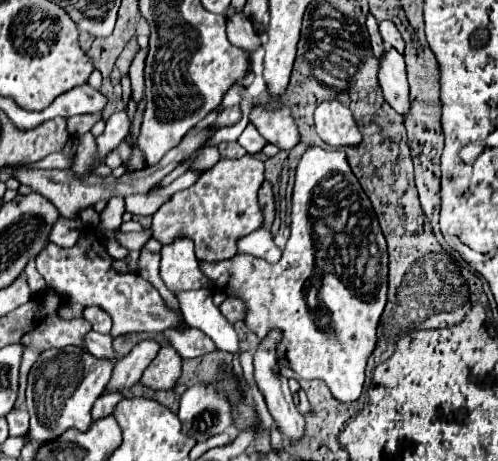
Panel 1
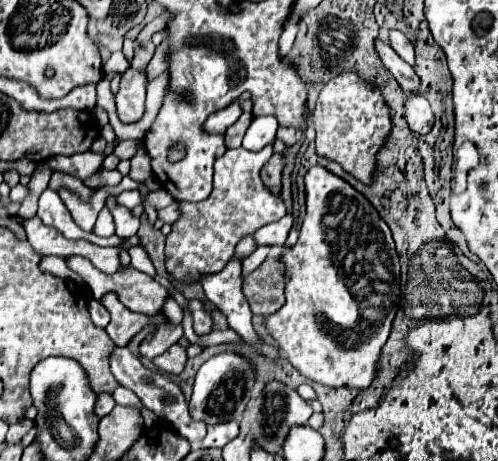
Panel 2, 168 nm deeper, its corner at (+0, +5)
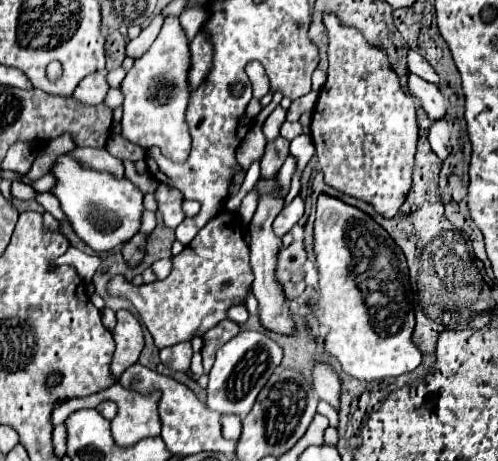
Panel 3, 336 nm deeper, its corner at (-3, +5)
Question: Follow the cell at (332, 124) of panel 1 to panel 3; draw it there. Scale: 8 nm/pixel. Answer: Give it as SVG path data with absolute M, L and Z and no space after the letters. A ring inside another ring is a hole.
M323 17L329 35L329 77L321 89L311 119L311 137L325 181L335 189L363 199L385 217L395 217L405 193L411 187L411 167L417 145L417 123L413 97L401 91L399 79L391 69L385 51L369 47L363 35L353 27L343 27L337 17Z

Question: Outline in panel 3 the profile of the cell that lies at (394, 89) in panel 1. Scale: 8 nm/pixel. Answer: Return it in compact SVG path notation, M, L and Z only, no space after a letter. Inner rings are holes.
M433 121L431 127L429 127L429 143L431 143L431 149L435 151L435 155L443 161L449 151L451 151L451 143L449 143L449 127L445 121Z

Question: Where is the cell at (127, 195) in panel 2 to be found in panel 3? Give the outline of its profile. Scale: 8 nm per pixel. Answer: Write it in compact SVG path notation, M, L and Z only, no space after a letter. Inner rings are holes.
M61 155L53 163L57 185L51 189L69 217L75 233L95 251L113 251L119 243L129 241L139 231L143 213L143 193L129 179L115 179L109 173L99 173L75 163L69 155Z

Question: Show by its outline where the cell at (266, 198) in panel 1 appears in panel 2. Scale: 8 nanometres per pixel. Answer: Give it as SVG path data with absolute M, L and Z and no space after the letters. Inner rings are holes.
M274 153L268 159L268 163L262 167L260 175L262 175L264 185L268 185L274 193L278 193L280 191L280 185L282 185L282 155Z

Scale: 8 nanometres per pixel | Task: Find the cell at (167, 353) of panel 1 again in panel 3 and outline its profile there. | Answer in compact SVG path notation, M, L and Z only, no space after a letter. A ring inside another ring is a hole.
M185 341L185 343L177 343L177 345L171 345L171 347L165 347L159 351L159 357L161 357L161 363L173 371L183 371L187 373L189 371L189 363L191 363L191 343Z

